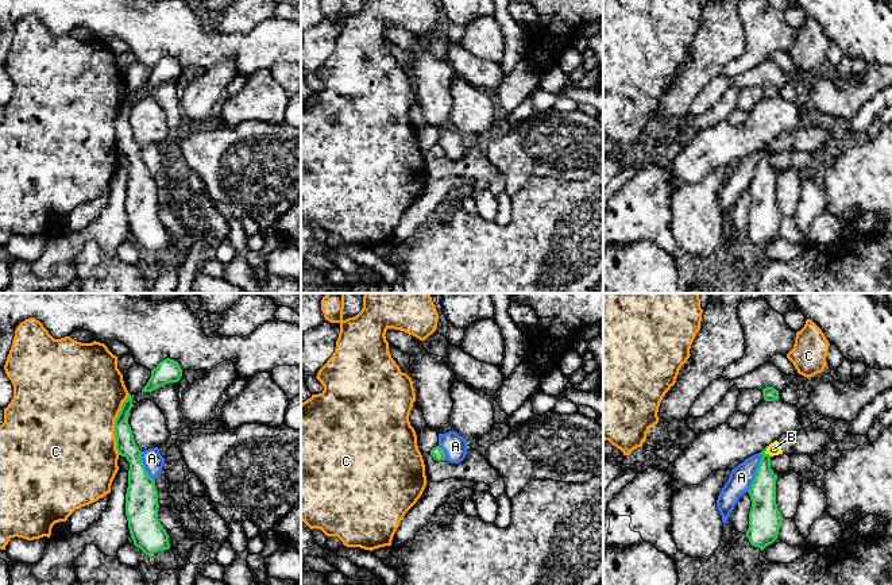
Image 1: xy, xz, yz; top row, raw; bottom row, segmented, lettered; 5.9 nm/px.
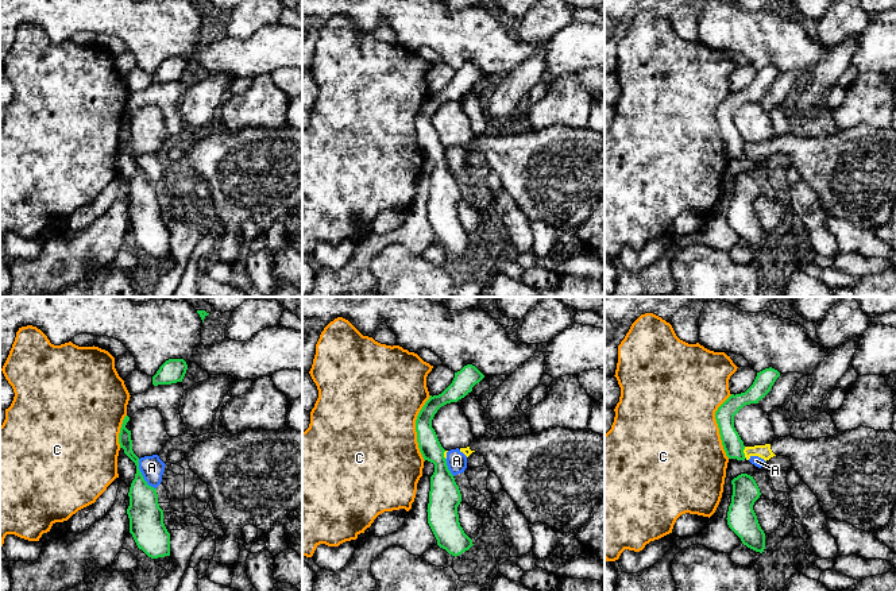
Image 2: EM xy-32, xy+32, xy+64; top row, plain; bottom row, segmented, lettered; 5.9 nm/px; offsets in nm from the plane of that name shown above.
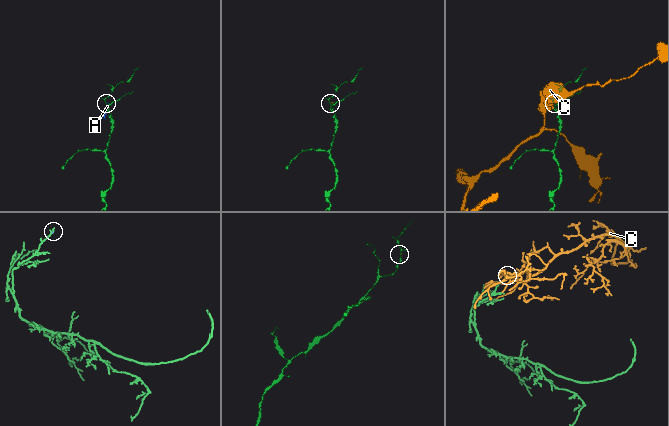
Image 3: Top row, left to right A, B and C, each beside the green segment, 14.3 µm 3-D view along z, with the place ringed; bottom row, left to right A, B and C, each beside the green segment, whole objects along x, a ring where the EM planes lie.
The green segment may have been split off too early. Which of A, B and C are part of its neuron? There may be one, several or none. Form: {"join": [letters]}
{"join": []}

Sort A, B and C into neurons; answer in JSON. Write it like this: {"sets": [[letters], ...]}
{"sets": [["A", "B"], ["C"]]}

